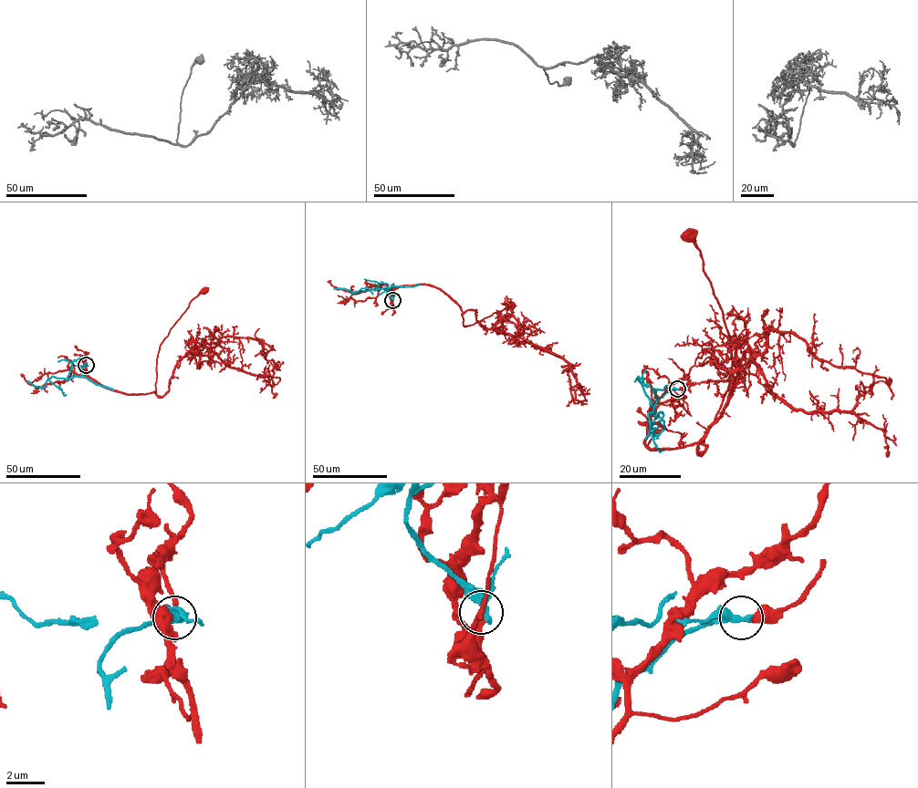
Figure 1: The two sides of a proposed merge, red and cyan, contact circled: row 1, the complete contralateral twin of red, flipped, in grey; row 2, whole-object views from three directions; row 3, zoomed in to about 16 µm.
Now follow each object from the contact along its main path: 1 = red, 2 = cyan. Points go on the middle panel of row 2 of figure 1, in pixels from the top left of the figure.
1: (392, 300), (391, 305), (391, 293), (400, 286), (425, 285), (440, 288), (459, 306), (464, 326), (511, 305)
2: (392, 299), (387, 293), (387, 287), (352, 294), (345, 289), (334, 288)

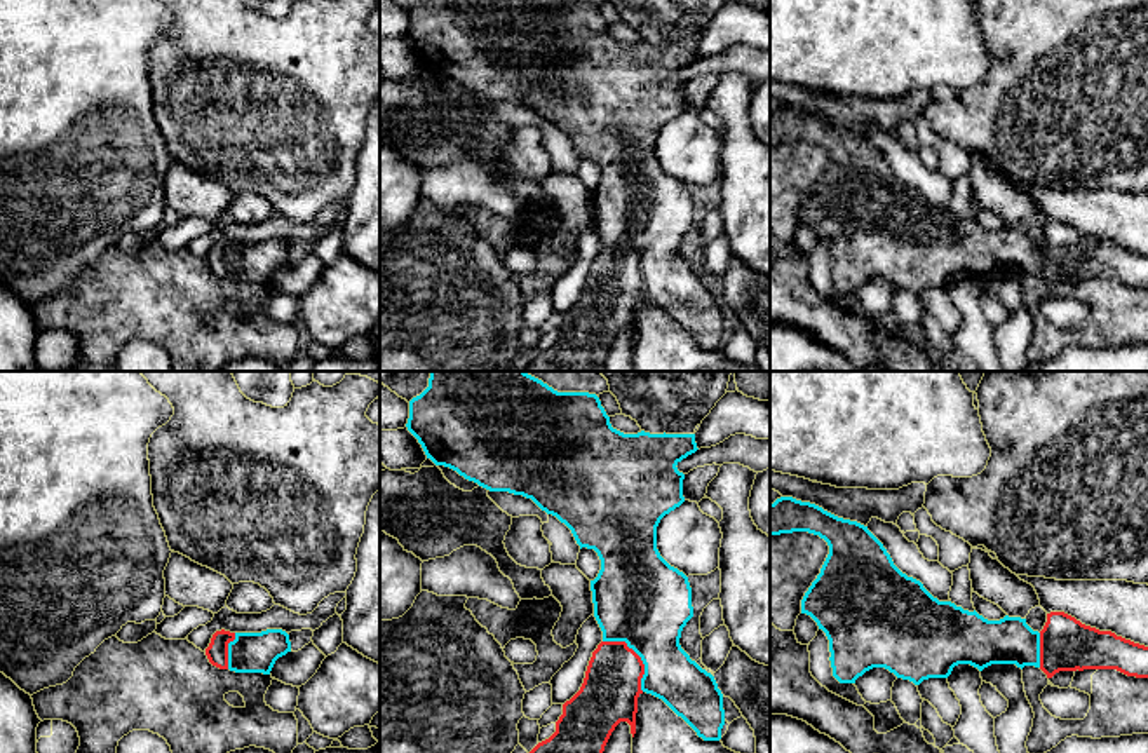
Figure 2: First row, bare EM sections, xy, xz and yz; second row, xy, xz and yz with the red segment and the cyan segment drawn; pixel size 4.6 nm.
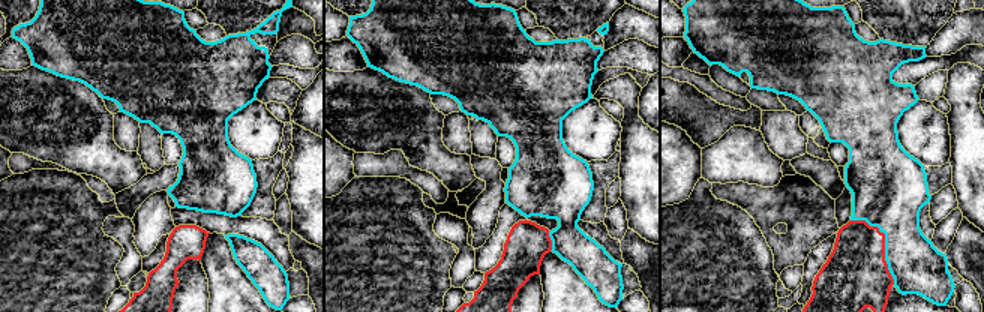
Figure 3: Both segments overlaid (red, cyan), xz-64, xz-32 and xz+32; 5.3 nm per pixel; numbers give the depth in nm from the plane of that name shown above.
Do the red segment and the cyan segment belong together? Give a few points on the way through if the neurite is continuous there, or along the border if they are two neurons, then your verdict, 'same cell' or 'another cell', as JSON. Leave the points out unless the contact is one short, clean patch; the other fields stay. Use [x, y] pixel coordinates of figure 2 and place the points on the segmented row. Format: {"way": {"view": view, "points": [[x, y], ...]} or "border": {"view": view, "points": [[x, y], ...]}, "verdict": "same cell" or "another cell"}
{"verdict": "another cell"}

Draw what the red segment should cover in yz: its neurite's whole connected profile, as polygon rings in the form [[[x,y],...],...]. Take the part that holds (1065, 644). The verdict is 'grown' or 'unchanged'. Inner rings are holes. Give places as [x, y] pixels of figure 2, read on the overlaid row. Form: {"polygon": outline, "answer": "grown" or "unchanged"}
{"polygon": [[[1050,612],[1040,631],[1040,669],[1047,678],[1077,669],[1117,669],[1148,678],[1148,647],[1085,626],[1064,612]]], "answer": "unchanged"}

